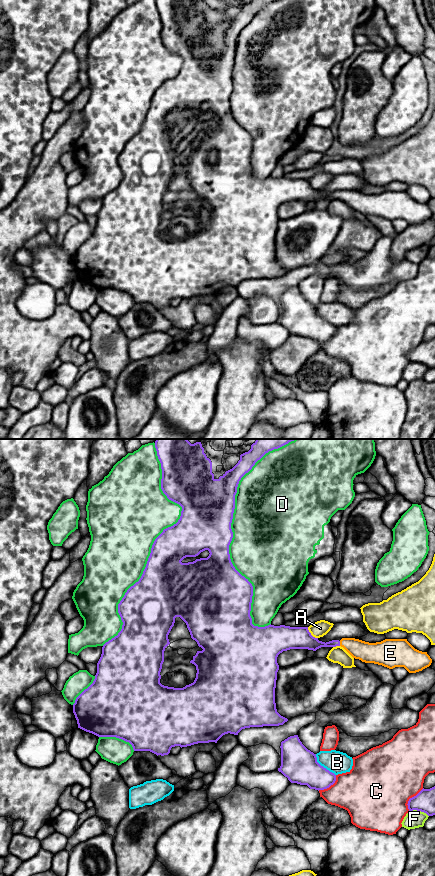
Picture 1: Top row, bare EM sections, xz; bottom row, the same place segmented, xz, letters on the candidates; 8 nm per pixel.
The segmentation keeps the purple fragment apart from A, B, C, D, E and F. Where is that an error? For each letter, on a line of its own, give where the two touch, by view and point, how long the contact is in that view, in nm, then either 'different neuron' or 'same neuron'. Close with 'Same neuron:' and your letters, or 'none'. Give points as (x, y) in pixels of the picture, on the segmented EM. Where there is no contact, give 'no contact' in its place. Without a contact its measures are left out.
A: contact xz (310, 634); length 130 nm; different neuron
B: contact xz (322, 766); length 240 nm; different neuron
C: contact xz (410, 798); length 220 nm; different neuron
D: contact xz (230, 526); length 1550 nm; different neuron
E: contact xz (339, 643); length 40 nm; same neuron
F: contact xz (419, 810); length 170 nm; different neuron
Same neuron: E

